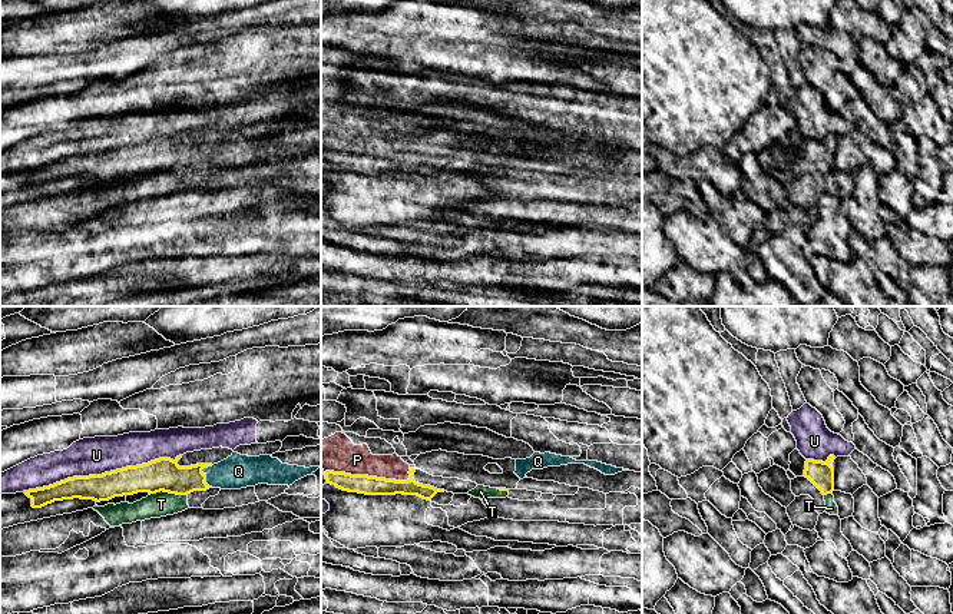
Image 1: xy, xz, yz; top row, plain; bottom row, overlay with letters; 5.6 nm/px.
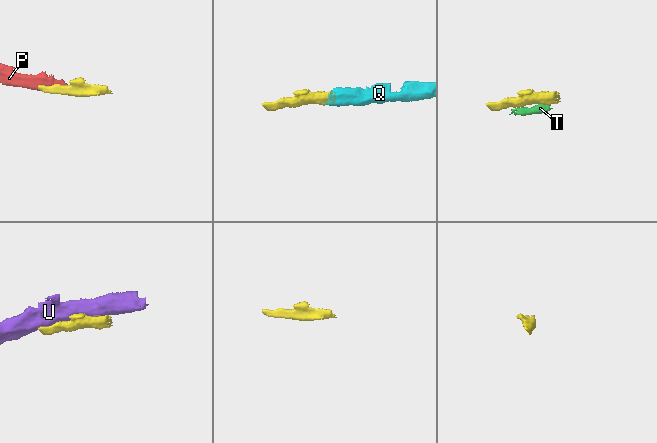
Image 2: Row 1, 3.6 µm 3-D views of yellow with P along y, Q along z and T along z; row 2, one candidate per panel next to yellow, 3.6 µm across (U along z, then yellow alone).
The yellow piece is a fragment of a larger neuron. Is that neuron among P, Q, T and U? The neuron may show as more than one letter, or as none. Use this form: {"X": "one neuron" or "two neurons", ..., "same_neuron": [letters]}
{"P": "one neuron", "Q": "one neuron", "T": "two neurons", "U": "two neurons", "same_neuron": ["P", "Q"]}

